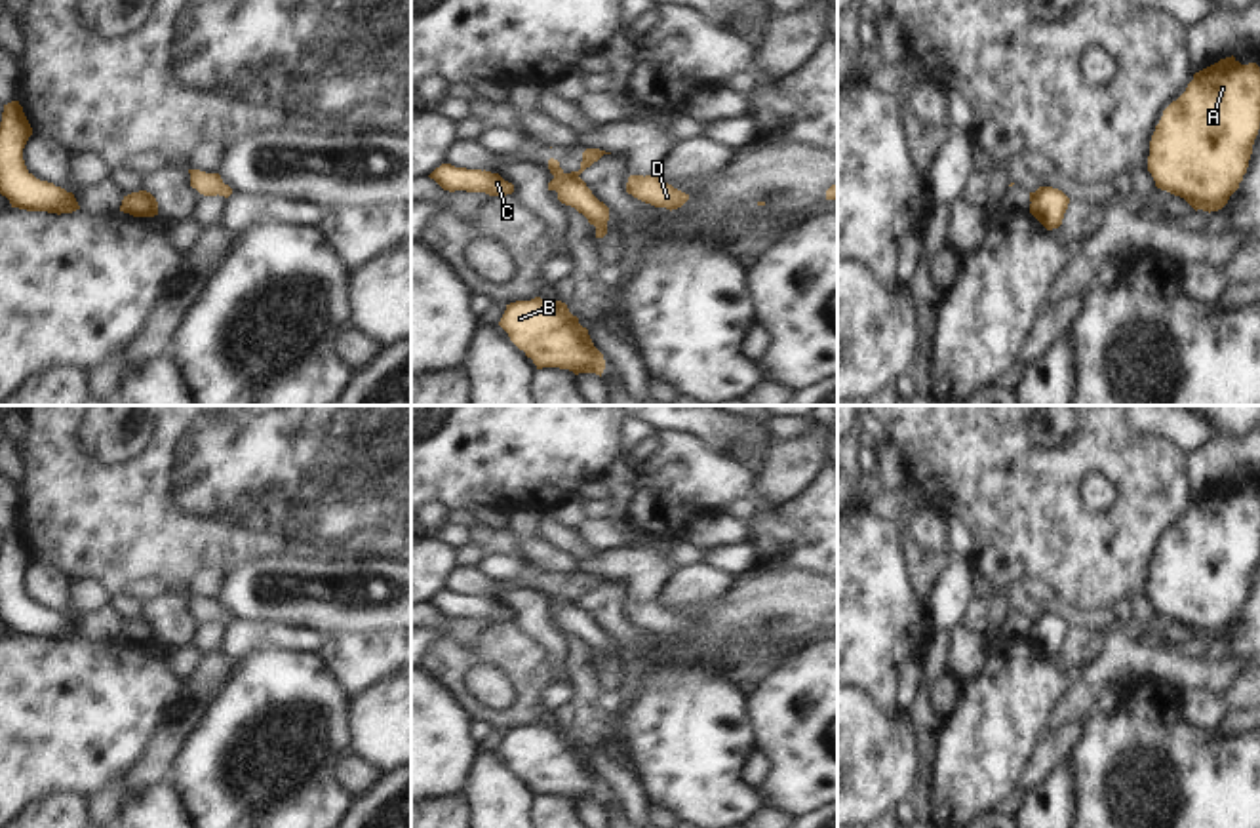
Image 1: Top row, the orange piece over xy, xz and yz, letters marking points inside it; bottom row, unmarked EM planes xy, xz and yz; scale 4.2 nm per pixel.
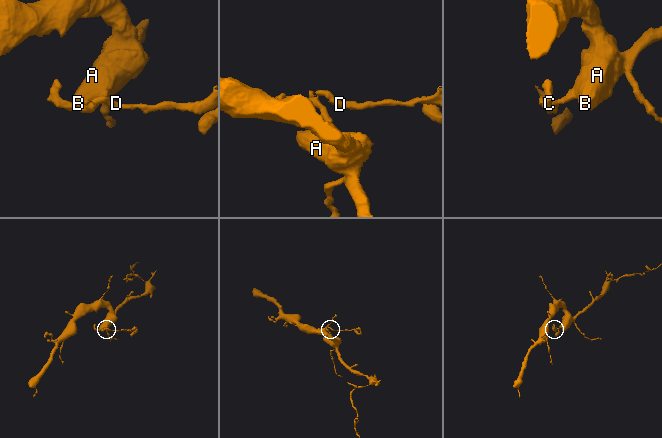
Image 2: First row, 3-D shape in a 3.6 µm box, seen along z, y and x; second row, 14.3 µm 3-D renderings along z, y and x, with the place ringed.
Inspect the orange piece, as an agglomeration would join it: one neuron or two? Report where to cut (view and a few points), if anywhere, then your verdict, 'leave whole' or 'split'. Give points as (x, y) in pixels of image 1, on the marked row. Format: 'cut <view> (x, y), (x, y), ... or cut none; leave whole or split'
cut xz (568, 174), (577, 176); split

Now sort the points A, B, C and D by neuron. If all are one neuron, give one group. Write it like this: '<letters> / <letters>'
A B C / D

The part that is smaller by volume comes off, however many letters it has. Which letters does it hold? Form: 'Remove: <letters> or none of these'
Remove: D

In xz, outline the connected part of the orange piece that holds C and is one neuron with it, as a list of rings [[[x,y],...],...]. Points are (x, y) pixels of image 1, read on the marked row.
[[[442,164],[430,175],[443,190],[466,190],[466,192],[485,192],[489,196],[506,196],[514,192],[514,185],[504,181],[499,173],[455,168],[451,164]]]

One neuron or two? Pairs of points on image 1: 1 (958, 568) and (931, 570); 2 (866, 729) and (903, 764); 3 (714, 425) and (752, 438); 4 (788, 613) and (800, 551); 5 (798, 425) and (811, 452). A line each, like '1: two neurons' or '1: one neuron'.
1: two neurons
2: one neuron
3: one neuron
4: two neurons
5: two neurons

